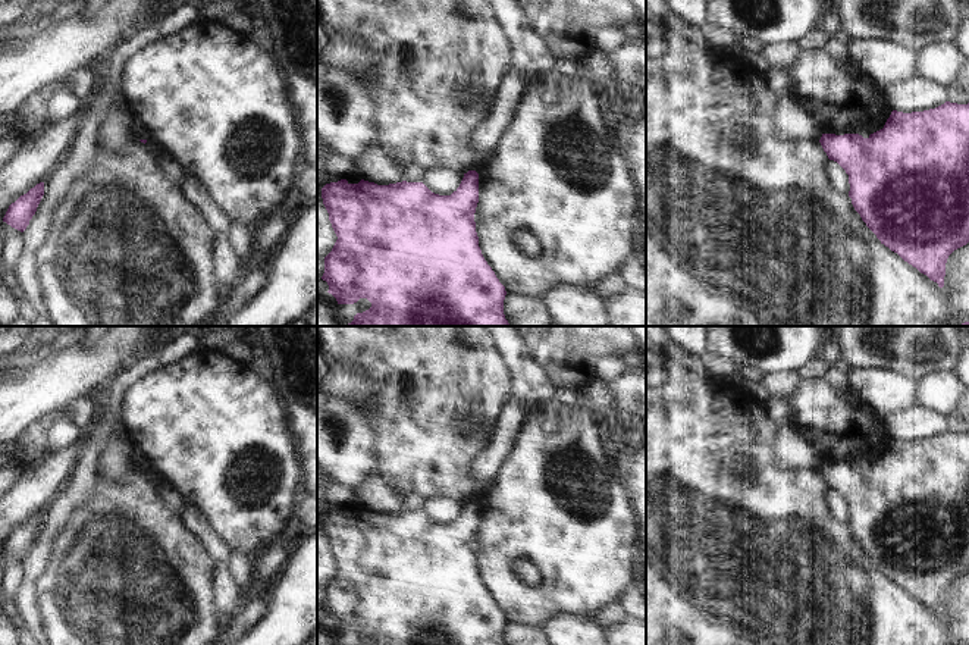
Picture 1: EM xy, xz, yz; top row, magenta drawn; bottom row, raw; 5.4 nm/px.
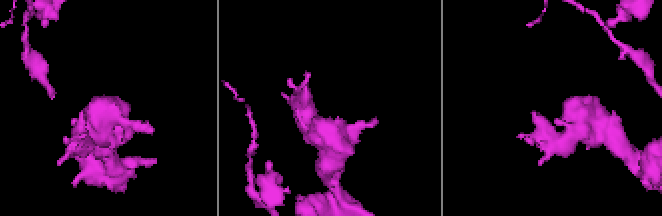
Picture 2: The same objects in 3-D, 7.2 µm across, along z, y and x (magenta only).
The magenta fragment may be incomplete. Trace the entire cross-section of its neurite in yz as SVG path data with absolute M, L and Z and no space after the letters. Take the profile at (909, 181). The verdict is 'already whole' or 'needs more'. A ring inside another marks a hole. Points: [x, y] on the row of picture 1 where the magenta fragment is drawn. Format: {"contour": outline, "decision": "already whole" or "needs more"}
{"contour": "M946 101L912 113L893 110L884 128L868 138L822 134L819 143L849 175L852 204L881 244L943 288L948 256L969 242L969 103Z", "decision": "already whole"}

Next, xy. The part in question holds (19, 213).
{"contour": "M44 182L37 184L26 194L12 203L3 217L3 222L23 232L44 195Z", "decision": "already whole"}

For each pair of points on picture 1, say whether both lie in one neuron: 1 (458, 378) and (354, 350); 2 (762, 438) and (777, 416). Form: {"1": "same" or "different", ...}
{"1": "same", "2": "different"}

